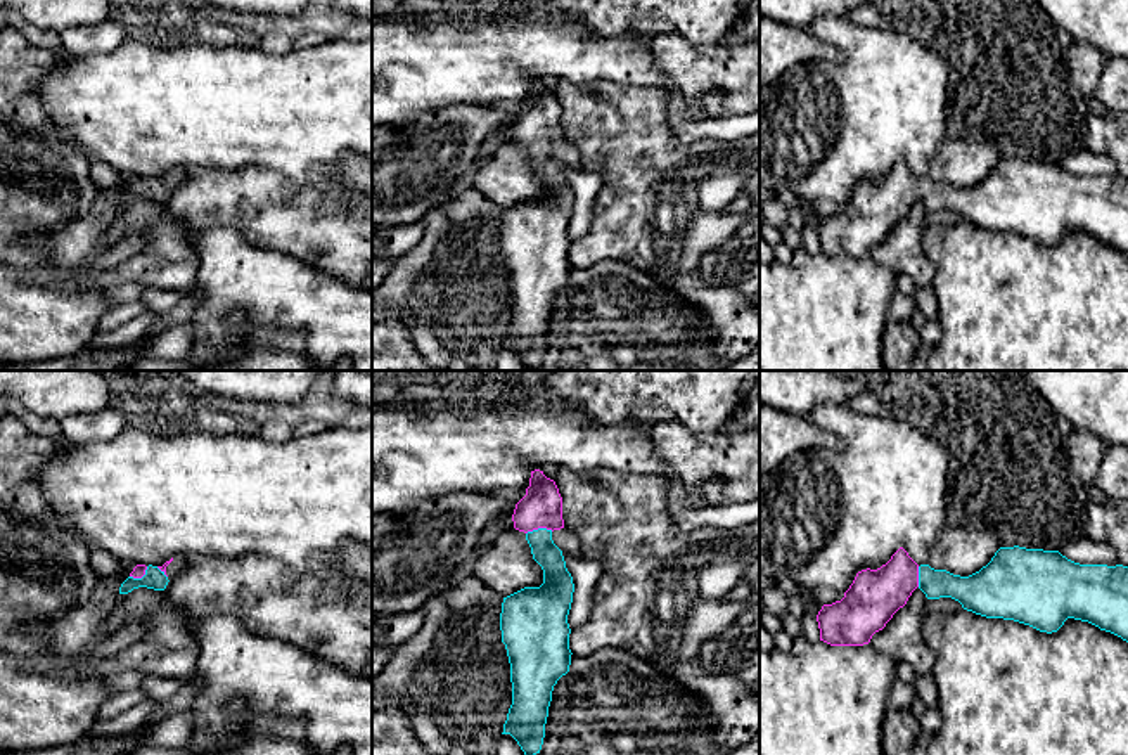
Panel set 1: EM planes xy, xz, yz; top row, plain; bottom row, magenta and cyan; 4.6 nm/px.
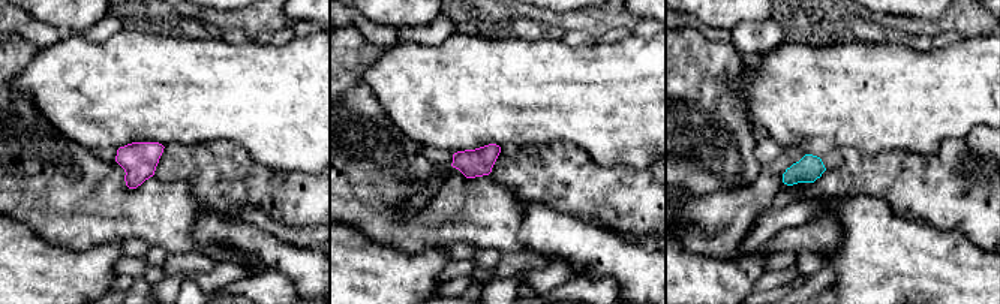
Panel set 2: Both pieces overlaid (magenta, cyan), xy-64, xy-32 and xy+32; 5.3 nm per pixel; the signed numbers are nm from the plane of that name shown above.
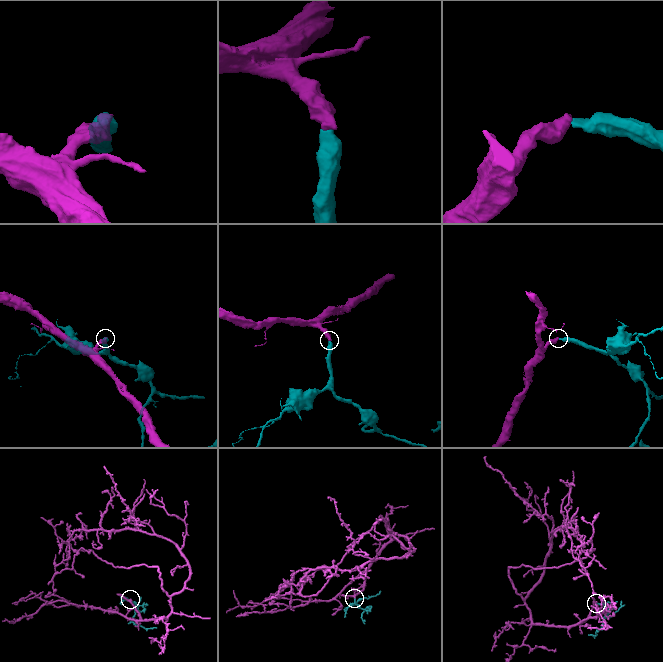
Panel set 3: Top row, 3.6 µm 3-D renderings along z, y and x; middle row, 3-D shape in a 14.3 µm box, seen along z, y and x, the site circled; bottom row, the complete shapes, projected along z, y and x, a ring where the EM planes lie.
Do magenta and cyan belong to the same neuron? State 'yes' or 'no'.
yes

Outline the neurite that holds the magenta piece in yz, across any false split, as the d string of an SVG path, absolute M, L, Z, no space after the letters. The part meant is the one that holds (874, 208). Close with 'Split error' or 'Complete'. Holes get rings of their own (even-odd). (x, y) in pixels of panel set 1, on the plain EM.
M900 159L877 182L862 182L841 213L824 216L817 227L820 253L830 258L863 258L903 220L915 201L927 211L952 210L964 222L986 230L1003 230L1040 244L1057 244L1067 230L1088 234L1128 255L1128 178L1080 177L1059 163L1000 159L979 184L960 189L929 177L917 177Z. Split error

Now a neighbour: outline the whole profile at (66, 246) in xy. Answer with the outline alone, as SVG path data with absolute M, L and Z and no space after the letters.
M125 177L121 184L102 189L85 216L50 230L35 232L28 246L47 255L48 268L45 272L17 270L17 281L57 291L73 289L66 272L76 268L95 253L119 211L121 196L135 178Z

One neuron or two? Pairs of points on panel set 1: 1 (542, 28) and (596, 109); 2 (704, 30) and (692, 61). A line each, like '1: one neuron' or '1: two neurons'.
1: two neurons
2: two neurons

